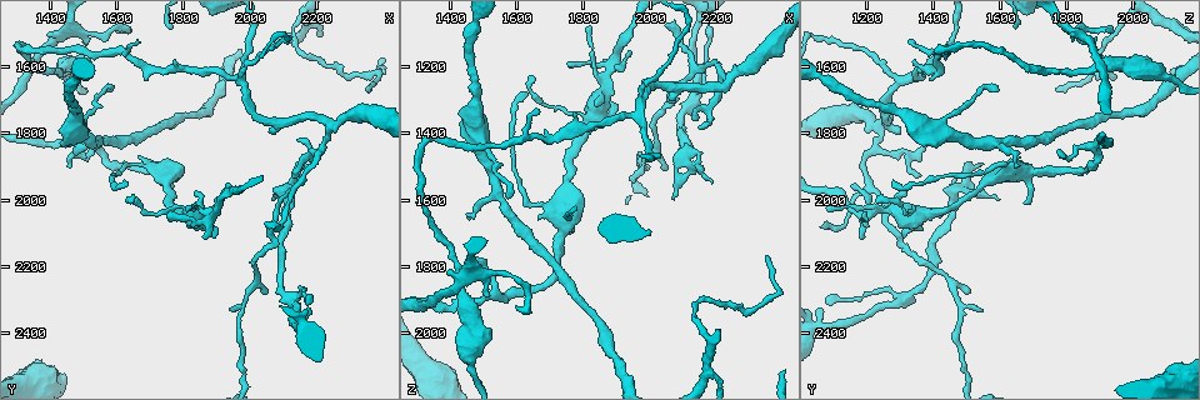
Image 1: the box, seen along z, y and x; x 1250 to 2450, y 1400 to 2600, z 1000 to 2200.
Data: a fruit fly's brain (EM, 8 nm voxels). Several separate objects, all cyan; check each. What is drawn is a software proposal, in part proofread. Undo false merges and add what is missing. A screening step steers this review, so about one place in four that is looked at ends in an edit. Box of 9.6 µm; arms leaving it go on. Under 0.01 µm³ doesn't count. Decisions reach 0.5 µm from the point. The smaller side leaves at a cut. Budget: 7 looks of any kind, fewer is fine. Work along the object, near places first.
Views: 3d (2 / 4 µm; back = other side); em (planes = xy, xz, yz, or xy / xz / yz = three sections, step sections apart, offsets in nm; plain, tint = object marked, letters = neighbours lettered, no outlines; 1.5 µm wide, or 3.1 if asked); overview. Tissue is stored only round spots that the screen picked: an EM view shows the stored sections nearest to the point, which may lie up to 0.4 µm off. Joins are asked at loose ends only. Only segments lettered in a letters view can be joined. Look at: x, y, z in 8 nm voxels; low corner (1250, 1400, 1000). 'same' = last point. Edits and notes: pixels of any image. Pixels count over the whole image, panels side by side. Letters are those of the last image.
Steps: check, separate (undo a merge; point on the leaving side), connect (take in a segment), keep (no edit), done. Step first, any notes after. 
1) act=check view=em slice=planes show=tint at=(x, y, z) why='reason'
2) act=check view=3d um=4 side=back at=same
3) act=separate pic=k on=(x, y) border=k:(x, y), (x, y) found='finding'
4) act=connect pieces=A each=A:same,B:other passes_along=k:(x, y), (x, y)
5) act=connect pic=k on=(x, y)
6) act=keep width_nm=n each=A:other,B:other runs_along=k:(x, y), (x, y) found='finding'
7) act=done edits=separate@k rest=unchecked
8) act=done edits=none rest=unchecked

act=check view=3d um=2 at=(1910, 2100, 1320) why='branch stops here'

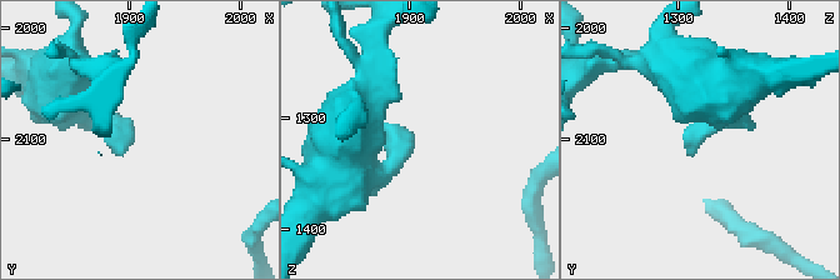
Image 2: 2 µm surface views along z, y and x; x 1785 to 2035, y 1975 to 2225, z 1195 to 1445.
act=check view=em slice=planes show=plain at=(1908, 2100, 1316)

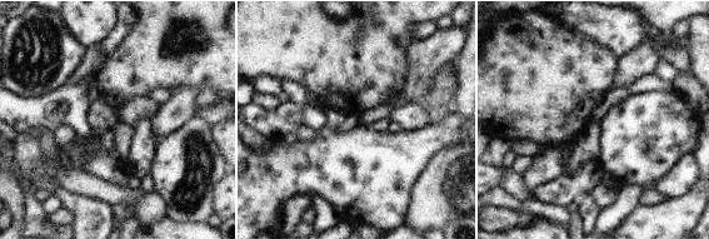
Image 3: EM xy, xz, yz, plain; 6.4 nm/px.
act=check view=em slice=planes show=letters at=same why='what lies round it'

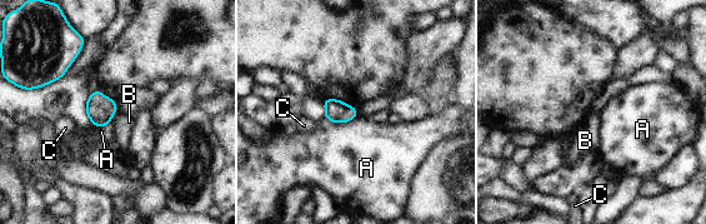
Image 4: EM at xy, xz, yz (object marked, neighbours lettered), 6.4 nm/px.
act=keep width_nm=150 each=A:other,B:other,C:other border=4:(118, 112), (108, 124) found='no lettered segment goes on from it'

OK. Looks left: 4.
act=check view=3d um=2 at=(1540, 1840, 1880) why='abrupt turn'

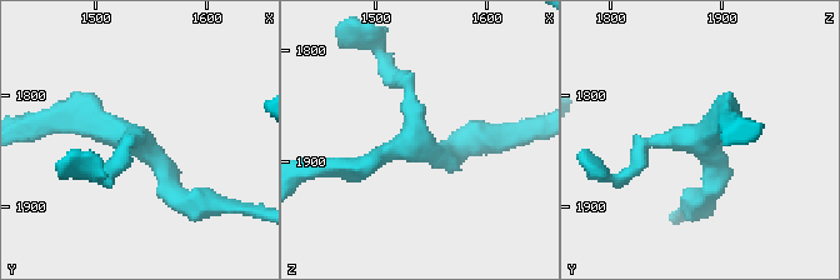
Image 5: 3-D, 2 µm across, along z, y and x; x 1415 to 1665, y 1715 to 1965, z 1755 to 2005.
act=check view=em slice=yz step=4 show=tint at=(1540, 1848, 1884)

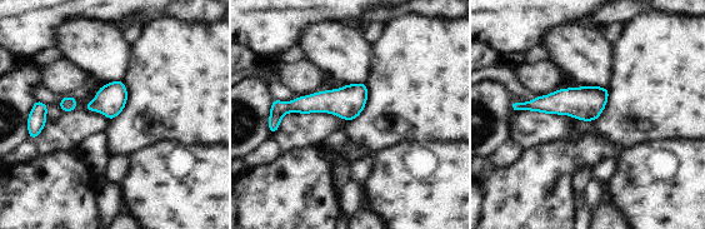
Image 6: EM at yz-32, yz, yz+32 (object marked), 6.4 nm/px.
act=check view=em slice=planes show=letters at=same why='another direction'

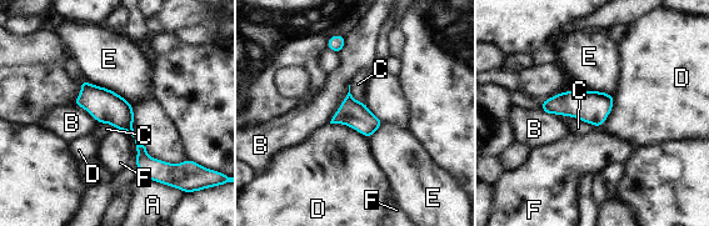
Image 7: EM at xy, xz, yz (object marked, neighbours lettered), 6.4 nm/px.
act=keep longest_contact=E:360nm each=A:other,B:other,C:other,D:other,E:other,F:other found='all the same cell'

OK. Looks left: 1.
act=done edits=none rest=unchecked

